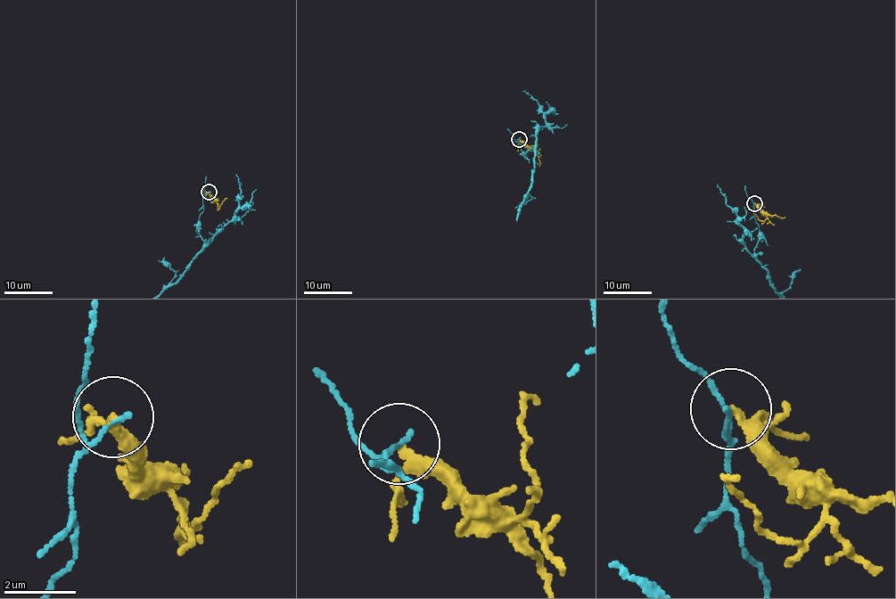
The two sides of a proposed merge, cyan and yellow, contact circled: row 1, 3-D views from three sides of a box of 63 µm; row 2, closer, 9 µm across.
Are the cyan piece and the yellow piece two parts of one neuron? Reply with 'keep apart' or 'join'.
keep apart

